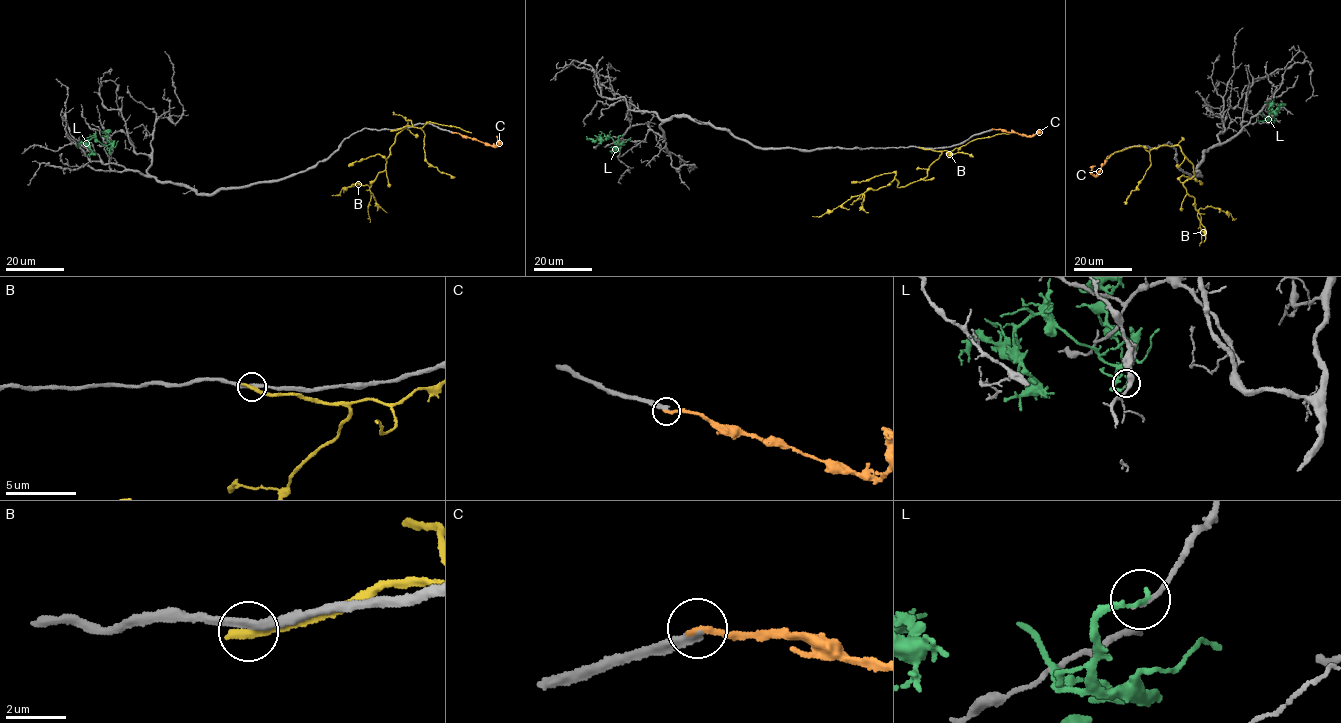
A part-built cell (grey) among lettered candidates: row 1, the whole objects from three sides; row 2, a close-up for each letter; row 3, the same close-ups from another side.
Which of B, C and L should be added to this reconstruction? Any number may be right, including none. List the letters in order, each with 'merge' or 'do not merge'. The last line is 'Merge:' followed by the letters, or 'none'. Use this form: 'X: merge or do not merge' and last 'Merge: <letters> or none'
B: do not merge
C: do not merge
L: do not merge
Merge: none

